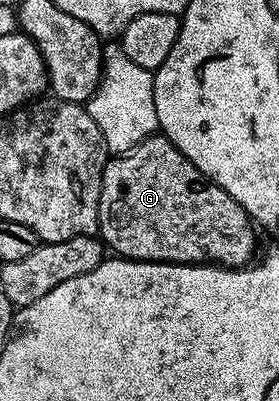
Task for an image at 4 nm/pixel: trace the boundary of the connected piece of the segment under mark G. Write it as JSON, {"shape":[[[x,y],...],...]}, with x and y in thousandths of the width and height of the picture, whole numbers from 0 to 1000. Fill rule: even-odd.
{"shape":[[[581,337],[527,342],[505,359],[477,367],[455,382],[401,389],[369,419],[351,589],[401,633],[466,641],[473,651],[588,651],[609,661],[796,661],[806,671],[853,671],[875,661],[903,658],[907,643],[918,638],[914,581],[921,584],[921,571],[900,539],[860,516],[849,496],[824,491],[789,461],[742,444],[674,392],[649,387],[642,369],[602,342]]]}

